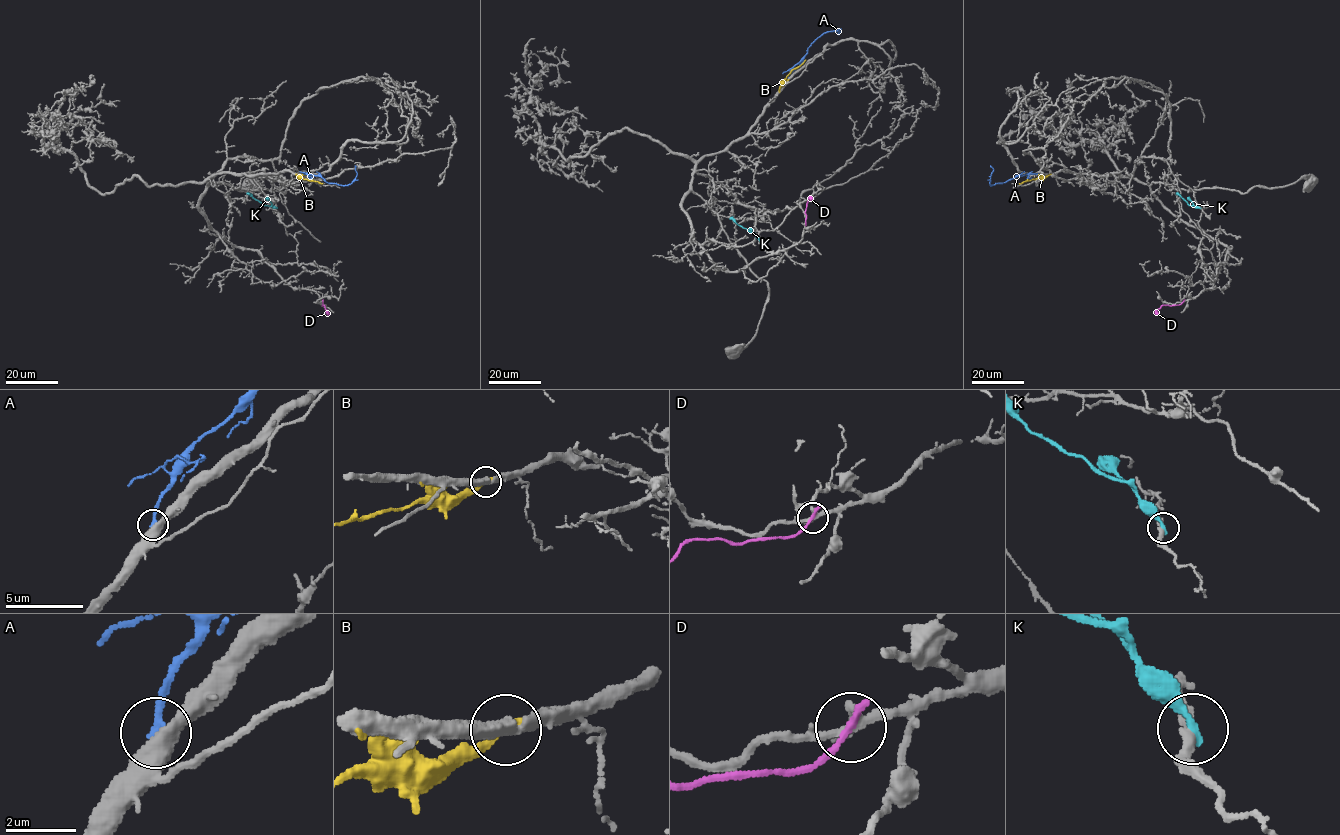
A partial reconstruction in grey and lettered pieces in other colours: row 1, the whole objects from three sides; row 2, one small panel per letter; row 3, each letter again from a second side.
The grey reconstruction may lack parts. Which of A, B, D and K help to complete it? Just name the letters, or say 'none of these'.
none of these

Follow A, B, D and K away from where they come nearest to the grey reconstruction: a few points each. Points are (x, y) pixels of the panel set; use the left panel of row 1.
A: (304, 173), (319, 175), (327, 183), (348, 185), (356, 177), (354, 166)
B: (296, 174), (322, 183)
D: (322, 301), (329, 315)
K: (276, 208), (264, 206), (247, 193)

